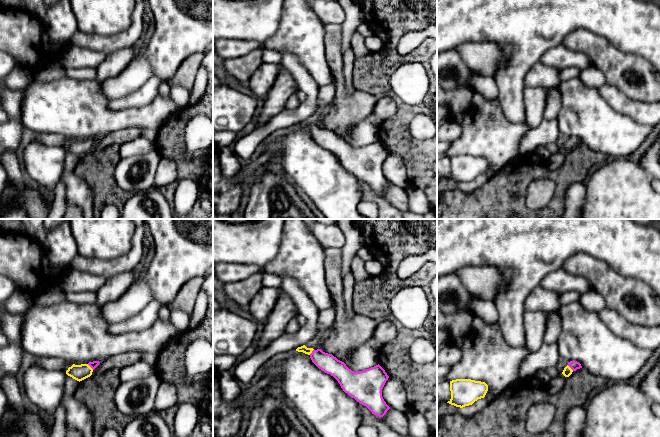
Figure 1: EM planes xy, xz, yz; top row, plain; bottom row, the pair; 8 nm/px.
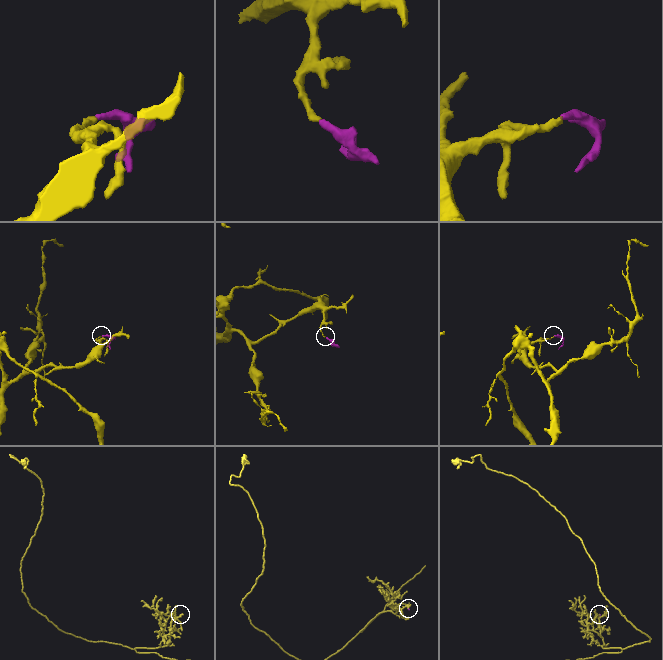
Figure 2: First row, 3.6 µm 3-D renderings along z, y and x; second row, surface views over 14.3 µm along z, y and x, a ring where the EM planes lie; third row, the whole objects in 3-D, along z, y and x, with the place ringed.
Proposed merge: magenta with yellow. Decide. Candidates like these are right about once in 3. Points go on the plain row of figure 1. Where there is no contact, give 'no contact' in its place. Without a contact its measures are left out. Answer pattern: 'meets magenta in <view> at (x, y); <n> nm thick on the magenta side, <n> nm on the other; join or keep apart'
meets magenta in xy at (90, 142); 60 nm thick on the magenta side, 130 nm on the other; join

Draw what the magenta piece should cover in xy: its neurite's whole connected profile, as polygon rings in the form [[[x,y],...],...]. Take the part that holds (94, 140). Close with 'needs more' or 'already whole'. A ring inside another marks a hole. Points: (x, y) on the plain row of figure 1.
[[[99,137],[89,138],[88,140],[75,141],[68,144],[66,150],[77,157],[82,157],[92,151],[93,146],[100,140]]]; needs more

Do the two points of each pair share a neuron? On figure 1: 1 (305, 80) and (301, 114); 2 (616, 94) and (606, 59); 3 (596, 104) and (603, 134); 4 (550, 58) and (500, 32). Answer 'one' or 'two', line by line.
1: one
2: two
3: one
4: two

